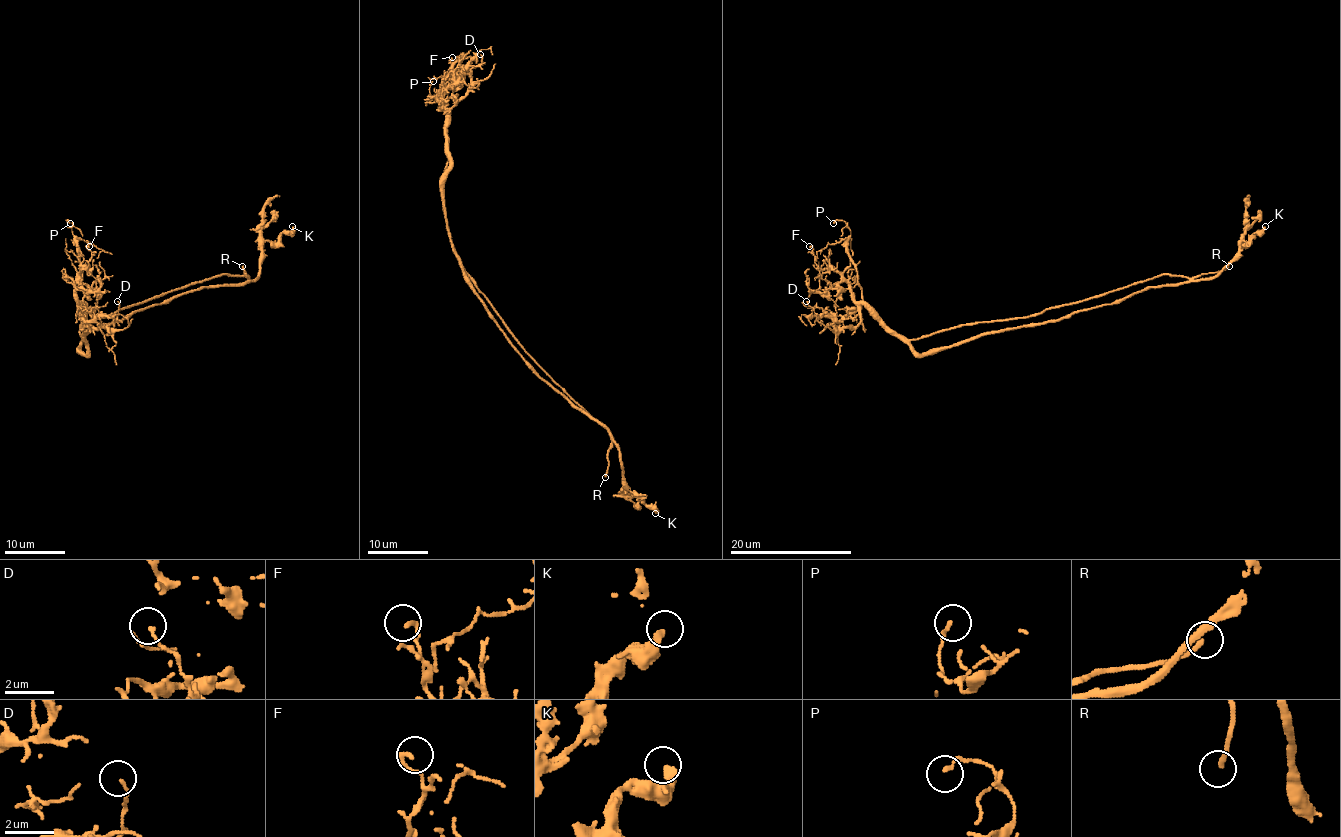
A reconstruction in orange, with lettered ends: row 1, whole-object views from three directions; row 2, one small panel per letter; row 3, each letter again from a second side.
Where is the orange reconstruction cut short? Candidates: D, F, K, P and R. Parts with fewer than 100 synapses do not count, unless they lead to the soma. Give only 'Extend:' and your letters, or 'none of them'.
Extend: R

